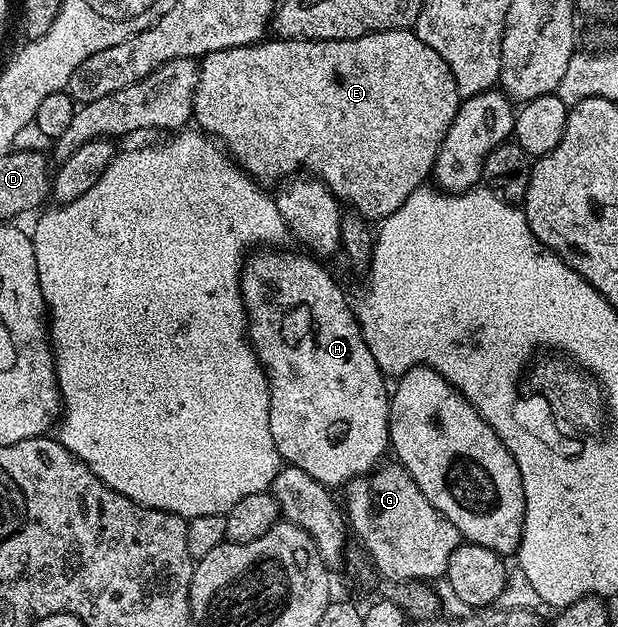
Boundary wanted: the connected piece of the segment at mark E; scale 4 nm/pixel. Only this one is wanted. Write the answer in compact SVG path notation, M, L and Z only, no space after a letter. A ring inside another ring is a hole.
M412 29L375 31L357 39L272 37L267 41L251 43L249 47L231 47L225 51L210 51L199 60L198 66L200 76L192 106L192 119L195 126L203 134L210 135L223 144L228 154L257 183L268 185L267 183L278 182L277 184L279 184L281 181L295 176L299 172L296 170L301 167L304 170L301 172L321 179L341 204L357 211L363 219L369 221L383 221L386 217L390 217L390 213L394 213L394 209L398 209L402 205L402 201L406 201L406 197L410 197L410 193L414 193L414 189L425 186L426 180L432 174L432 166L436 164L438 149L442 149L442 141L454 121L454 113L462 102L462 97L458 93L454 81L454 73L450 73L450 65L446 65L446 61L442 61L442 57L438 57L438 53L434 53L434 49L430 49L430 45L426 45L426 41L418 38L415 30Z

